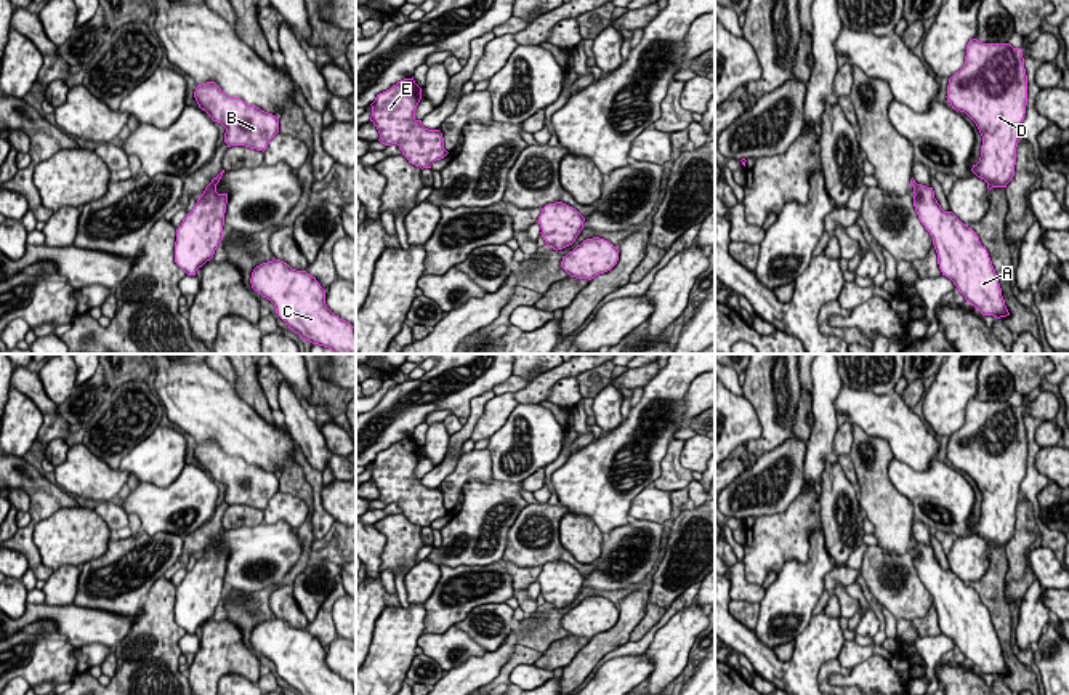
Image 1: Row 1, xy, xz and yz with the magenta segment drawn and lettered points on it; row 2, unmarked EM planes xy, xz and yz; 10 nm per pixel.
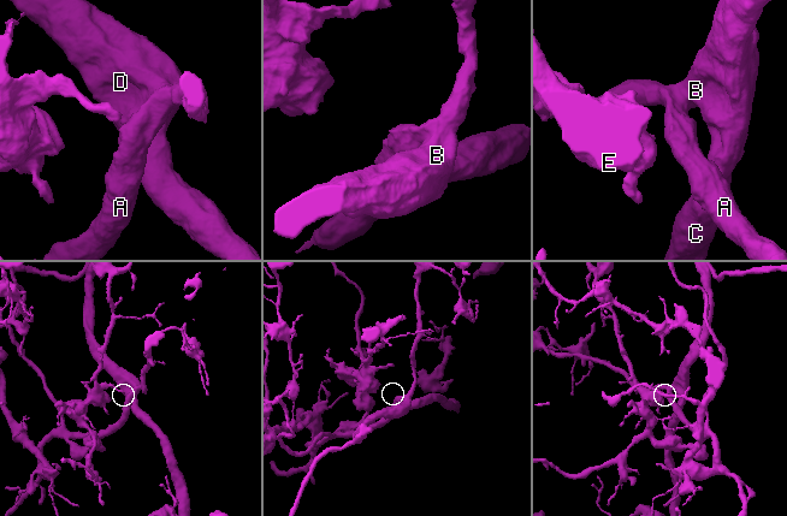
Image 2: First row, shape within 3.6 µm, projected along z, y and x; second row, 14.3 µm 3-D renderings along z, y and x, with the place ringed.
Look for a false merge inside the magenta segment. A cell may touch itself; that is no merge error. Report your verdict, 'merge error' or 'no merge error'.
no merge error

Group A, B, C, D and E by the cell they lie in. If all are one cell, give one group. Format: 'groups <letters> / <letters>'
groups A B C D E

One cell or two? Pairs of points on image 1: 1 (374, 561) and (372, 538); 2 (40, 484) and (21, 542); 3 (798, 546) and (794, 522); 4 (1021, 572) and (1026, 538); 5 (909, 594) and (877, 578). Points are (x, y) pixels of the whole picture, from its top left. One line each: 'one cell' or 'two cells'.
1: one cell
2: one cell
3: one cell
4: one cell
5: one cell

